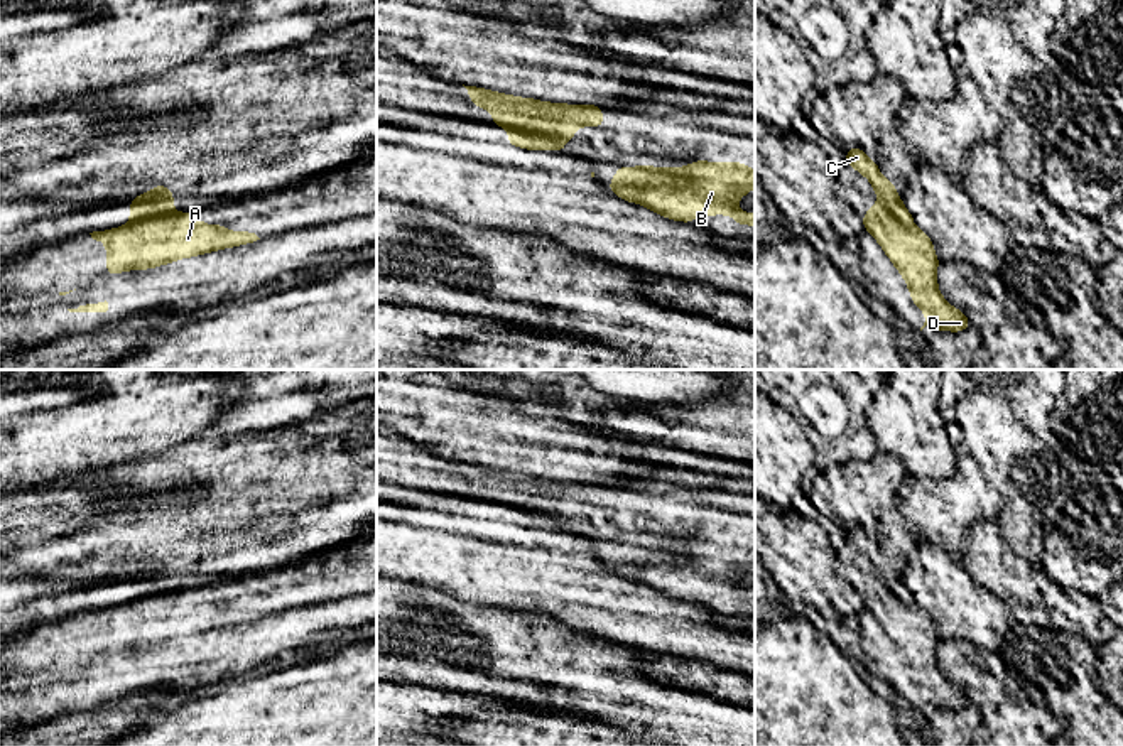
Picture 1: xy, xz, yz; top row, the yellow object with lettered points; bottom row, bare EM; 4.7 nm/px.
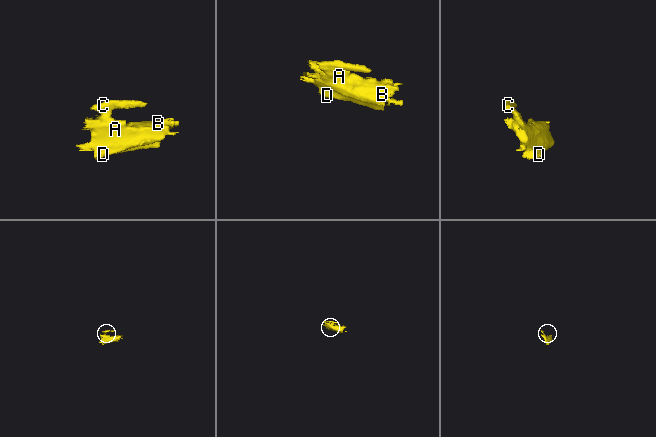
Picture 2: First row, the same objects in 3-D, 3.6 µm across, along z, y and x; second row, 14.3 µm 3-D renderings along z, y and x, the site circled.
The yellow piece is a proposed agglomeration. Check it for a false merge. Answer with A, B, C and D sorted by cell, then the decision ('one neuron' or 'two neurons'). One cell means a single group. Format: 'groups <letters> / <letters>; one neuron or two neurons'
groups A B C D; one neuron

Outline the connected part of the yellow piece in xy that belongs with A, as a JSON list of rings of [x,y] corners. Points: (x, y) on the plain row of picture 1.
[[[157,562],[130,577],[128,603],[90,611],[106,621],[106,653],[147,648],[260,618],[252,609],[228,609],[225,603],[201,601],[193,591],[176,591],[174,576],[165,562]]]

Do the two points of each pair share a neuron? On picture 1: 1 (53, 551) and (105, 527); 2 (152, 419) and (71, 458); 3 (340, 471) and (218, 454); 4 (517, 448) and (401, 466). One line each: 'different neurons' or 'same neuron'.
1: same neuron
2: same neuron
3: same neuron
4: different neurons

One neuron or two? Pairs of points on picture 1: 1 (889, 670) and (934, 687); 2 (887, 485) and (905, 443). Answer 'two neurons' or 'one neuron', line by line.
1: one neuron
2: two neurons

